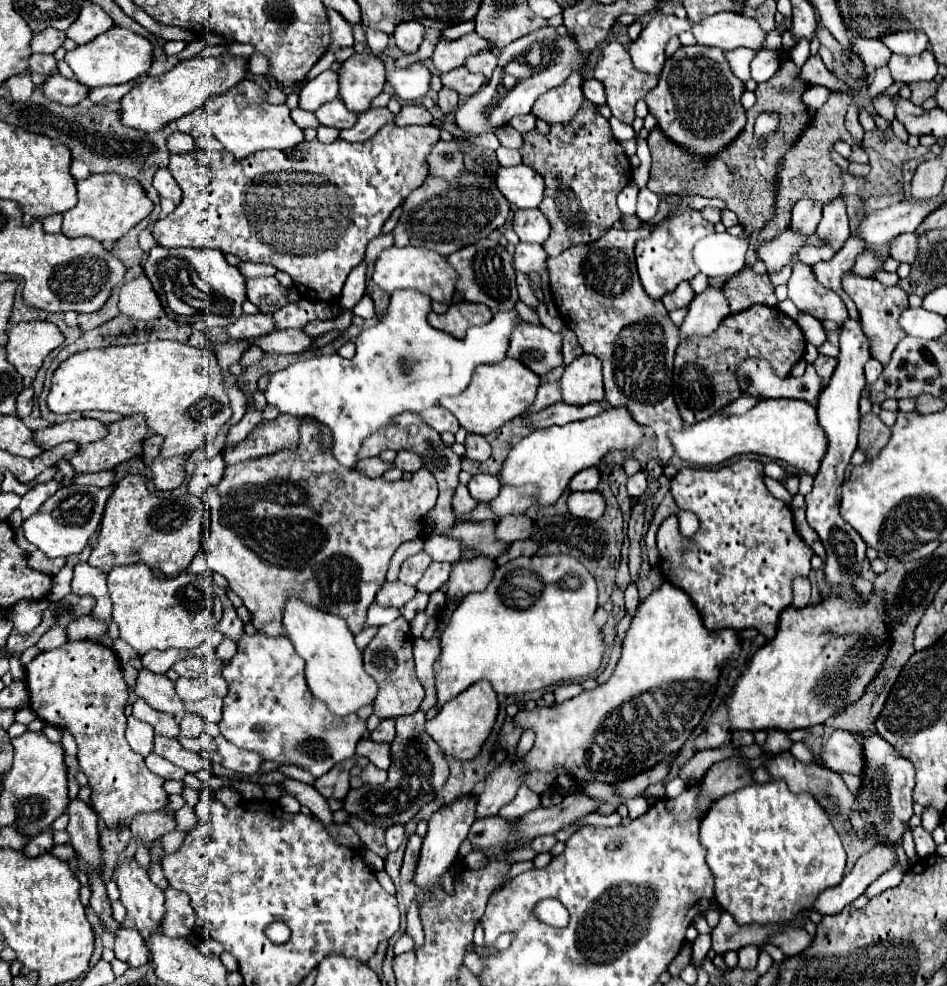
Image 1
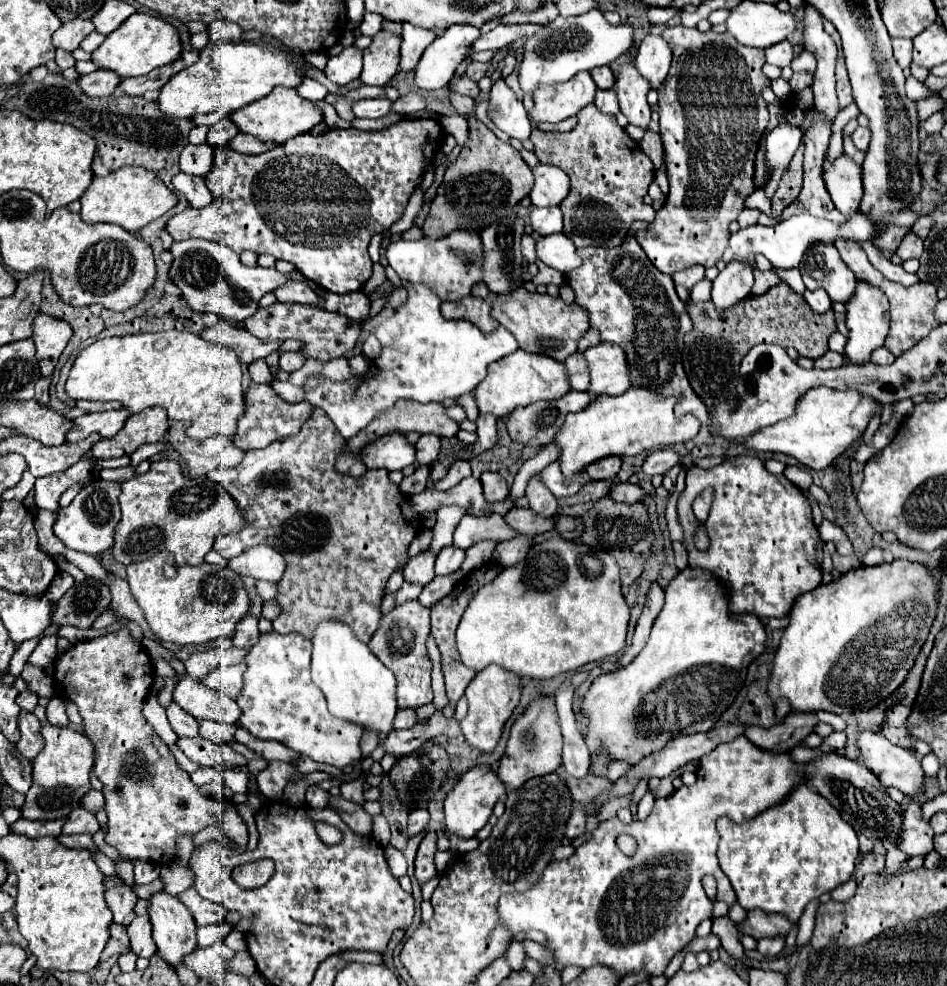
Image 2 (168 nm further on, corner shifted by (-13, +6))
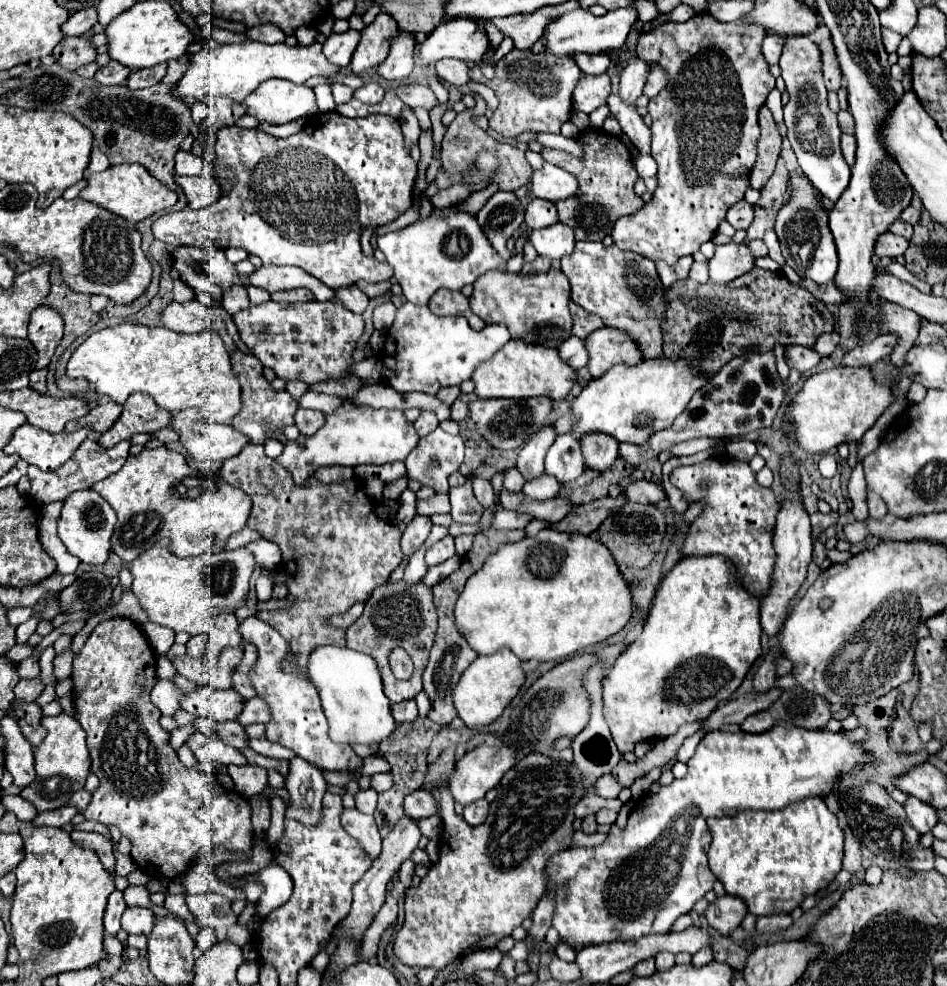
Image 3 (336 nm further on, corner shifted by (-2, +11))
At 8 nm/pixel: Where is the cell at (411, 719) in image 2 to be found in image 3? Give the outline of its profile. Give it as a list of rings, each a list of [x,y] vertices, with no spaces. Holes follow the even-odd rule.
[[[404,700],[404,702],[398,702],[398,704],[392,704],[392,716],[394,716],[396,724],[416,720],[418,718],[416,702],[414,700]]]

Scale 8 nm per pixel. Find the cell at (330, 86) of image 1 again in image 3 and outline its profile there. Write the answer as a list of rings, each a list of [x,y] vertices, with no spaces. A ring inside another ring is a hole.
[[[350,30],[344,34],[330,34],[328,40],[324,42],[324,56],[328,58],[328,62],[332,62],[338,68],[348,68],[350,66],[350,58],[356,50],[360,42],[360,32],[358,30]]]

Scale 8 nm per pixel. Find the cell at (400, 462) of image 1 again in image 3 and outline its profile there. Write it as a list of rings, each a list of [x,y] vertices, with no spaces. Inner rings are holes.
[[[422,412],[422,414],[420,414],[420,418],[414,422],[414,428],[416,428],[418,436],[420,436],[420,438],[424,438],[426,434],[430,434],[432,430],[436,430],[436,428],[438,428],[438,420],[436,420],[436,416],[434,416],[434,414]]]

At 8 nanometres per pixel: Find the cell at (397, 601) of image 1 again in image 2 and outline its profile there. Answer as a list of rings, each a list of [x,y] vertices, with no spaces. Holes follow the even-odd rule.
[[[421,551],[419,555],[411,557],[403,569],[403,577],[407,581],[415,581],[415,583],[429,583],[435,577],[433,571],[435,565],[435,555],[431,555],[431,551]]]

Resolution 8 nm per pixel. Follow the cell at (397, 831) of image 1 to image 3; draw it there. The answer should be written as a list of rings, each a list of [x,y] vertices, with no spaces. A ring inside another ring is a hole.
[[[416,790],[404,800],[404,814],[414,820],[422,820],[436,814],[436,802],[430,792]]]

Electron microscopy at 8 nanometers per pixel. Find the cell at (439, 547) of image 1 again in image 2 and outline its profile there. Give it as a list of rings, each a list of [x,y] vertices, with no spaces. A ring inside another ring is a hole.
[[[497,513],[489,515],[489,517],[473,517],[473,515],[465,515],[453,535],[453,543],[461,549],[467,549],[471,545],[475,545],[477,541],[483,539],[493,539],[497,543],[513,539],[515,531],[511,531],[511,527],[507,527],[505,519]]]

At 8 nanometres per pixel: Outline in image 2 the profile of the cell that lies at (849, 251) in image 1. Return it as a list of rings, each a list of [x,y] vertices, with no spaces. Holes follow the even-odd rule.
[[[891,227],[891,229],[887,229],[883,235],[879,235],[879,237],[875,239],[875,245],[877,245],[877,247],[883,247],[883,249],[895,251],[895,249],[899,247],[901,239],[903,239],[907,233],[911,233],[911,227]]]

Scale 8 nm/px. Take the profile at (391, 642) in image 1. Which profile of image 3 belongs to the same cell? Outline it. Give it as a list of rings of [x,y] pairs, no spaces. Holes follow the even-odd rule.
[[[404,580],[394,584],[378,586],[366,600],[364,614],[346,630],[346,646],[364,654],[370,654],[380,668],[384,694],[390,702],[404,702],[414,698],[422,690],[422,672],[428,662],[428,652],[434,642],[436,632],[436,610],[432,604],[432,590],[422,582],[416,586],[406,586]],[[394,648],[404,648],[414,662],[414,674],[408,680],[398,680],[390,670],[390,654]]]

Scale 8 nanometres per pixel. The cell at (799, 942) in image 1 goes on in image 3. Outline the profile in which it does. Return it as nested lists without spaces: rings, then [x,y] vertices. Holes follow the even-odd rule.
[[[722,896],[708,906],[706,920],[716,932],[720,932],[722,936],[730,936],[742,924],[742,918],[746,914],[748,914],[748,908],[744,900],[736,896]]]

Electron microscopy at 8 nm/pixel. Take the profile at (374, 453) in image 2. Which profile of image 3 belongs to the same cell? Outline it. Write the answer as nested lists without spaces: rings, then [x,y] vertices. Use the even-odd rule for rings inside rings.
[[[344,400],[344,410],[340,414],[334,414],[332,418],[326,416],[326,424],[312,436],[304,438],[300,436],[294,442],[286,442],[284,452],[276,458],[286,470],[292,472],[292,478],[296,484],[302,484],[308,476],[312,476],[320,466],[360,466],[360,464],[386,464],[386,462],[396,462],[404,460],[412,448],[418,444],[418,434],[410,422],[406,422],[404,414],[398,410],[356,410],[350,400]]]

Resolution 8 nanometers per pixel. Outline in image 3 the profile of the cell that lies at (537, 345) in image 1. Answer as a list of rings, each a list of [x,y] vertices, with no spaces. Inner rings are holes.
[[[490,270],[474,282],[474,292],[470,296],[470,308],[486,324],[504,324],[514,340],[524,340],[528,344],[540,344],[546,348],[558,348],[572,330],[570,316],[570,284],[562,272],[550,270],[536,276],[520,276],[510,272]]]

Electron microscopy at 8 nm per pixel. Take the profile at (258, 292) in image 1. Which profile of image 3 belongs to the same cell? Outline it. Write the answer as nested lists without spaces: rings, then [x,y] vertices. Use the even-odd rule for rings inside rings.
[[[294,288],[294,290],[282,290],[282,292],[272,292],[272,300],[280,302],[310,302],[314,300],[314,294],[306,288]]]

